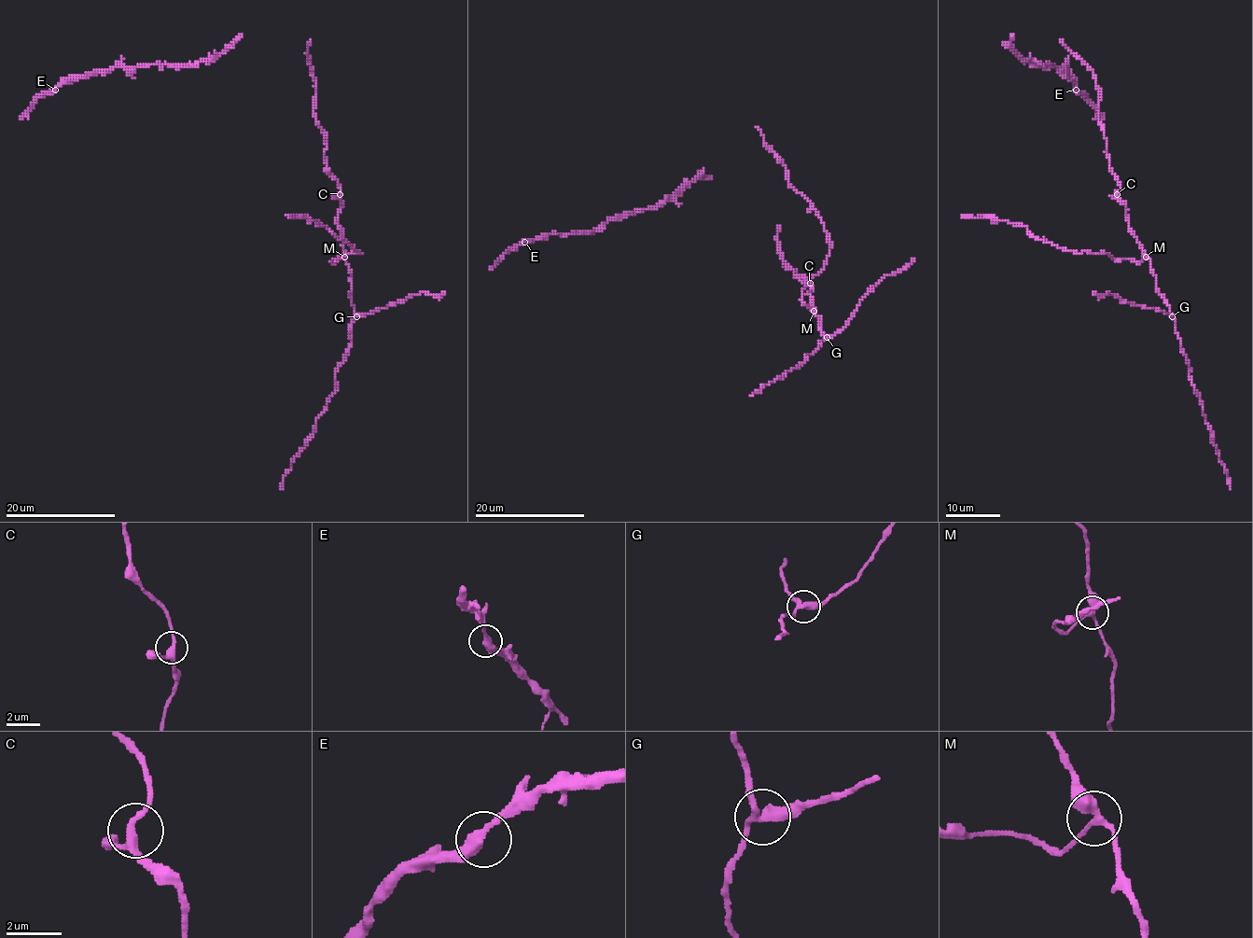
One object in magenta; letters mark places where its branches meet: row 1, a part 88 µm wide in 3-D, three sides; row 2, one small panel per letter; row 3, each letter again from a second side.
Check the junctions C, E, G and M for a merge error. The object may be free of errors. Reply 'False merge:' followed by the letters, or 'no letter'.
False merge: G

